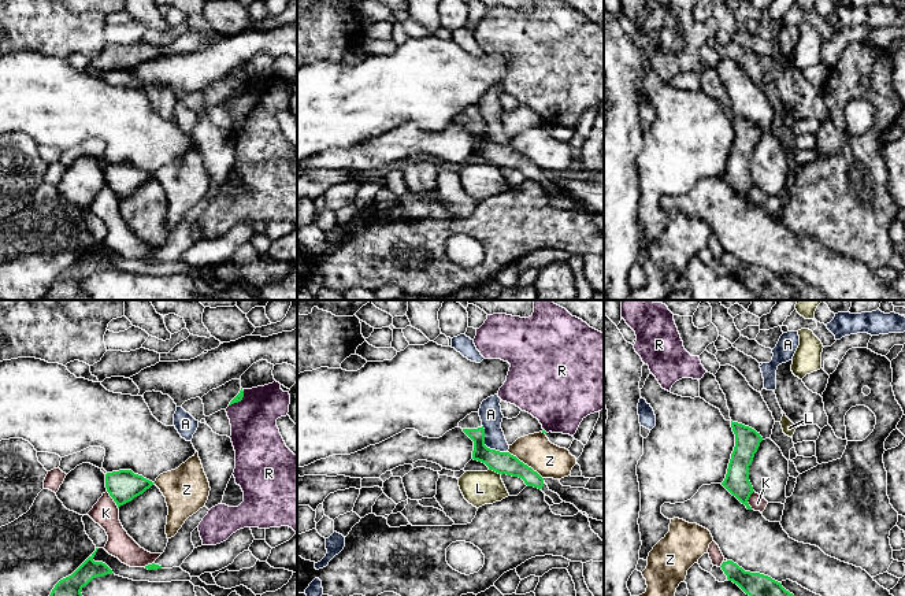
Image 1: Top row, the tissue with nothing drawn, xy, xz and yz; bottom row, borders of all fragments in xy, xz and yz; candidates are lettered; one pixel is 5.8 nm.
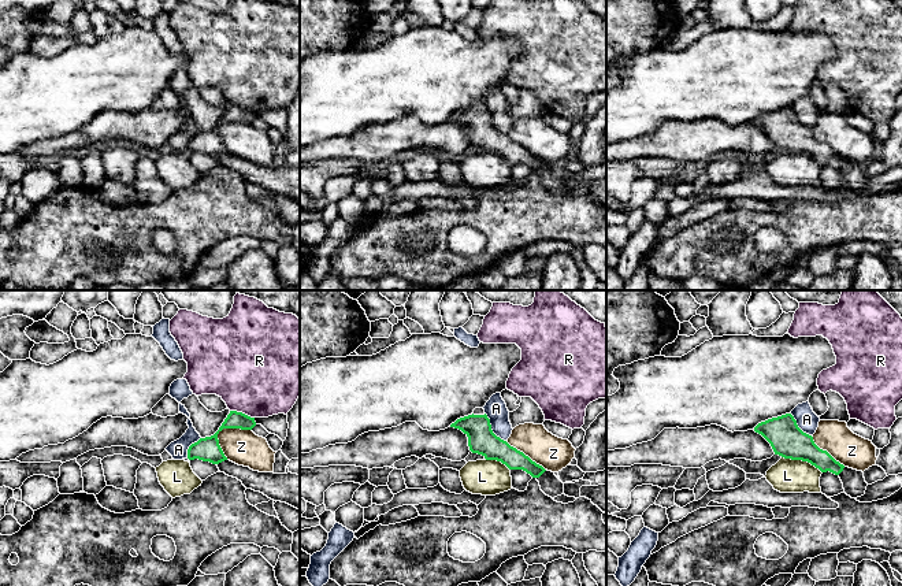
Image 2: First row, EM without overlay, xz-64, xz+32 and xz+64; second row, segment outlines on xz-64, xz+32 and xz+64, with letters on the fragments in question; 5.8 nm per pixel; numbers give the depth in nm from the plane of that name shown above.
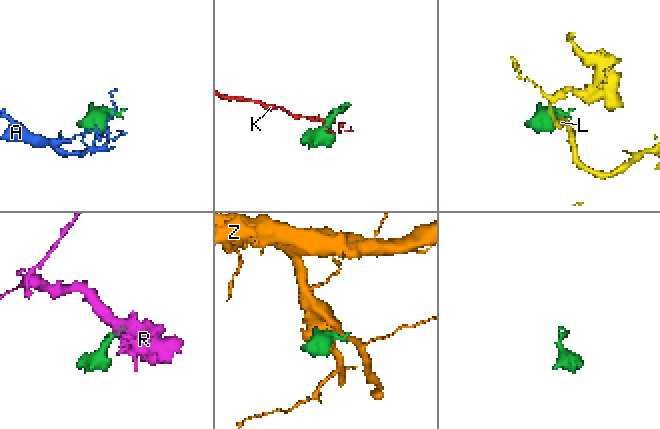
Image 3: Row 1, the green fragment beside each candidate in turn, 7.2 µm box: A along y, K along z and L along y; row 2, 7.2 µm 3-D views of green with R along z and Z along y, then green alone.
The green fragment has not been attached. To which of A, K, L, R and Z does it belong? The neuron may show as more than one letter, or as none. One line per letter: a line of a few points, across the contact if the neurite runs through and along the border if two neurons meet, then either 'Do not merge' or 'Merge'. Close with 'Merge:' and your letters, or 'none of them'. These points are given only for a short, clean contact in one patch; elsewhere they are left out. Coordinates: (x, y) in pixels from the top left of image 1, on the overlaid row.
A: Line: xz (482, 425), (485, 444), (507, 452). Do not merge
K: Do not merge
L: Line: xz (489, 469), (501, 474). Do not merge
R: Line: xy (243, 389), (243, 398), (229, 406). Do not merge
Z: Do not merge
Merge: none of them

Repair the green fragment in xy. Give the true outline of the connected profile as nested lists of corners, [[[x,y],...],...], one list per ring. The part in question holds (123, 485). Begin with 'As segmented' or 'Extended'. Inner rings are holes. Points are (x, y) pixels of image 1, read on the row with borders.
As segmented. [[[119,470],[105,474],[105,488],[118,508],[142,495],[155,482],[134,474],[131,470]]]

